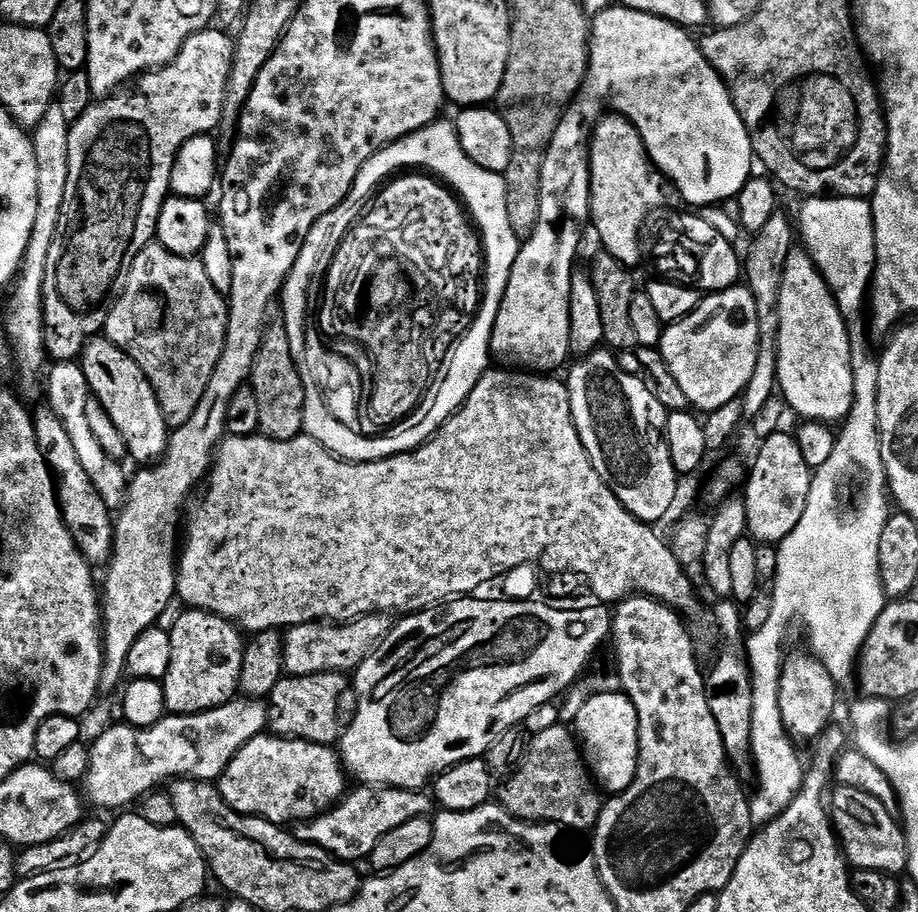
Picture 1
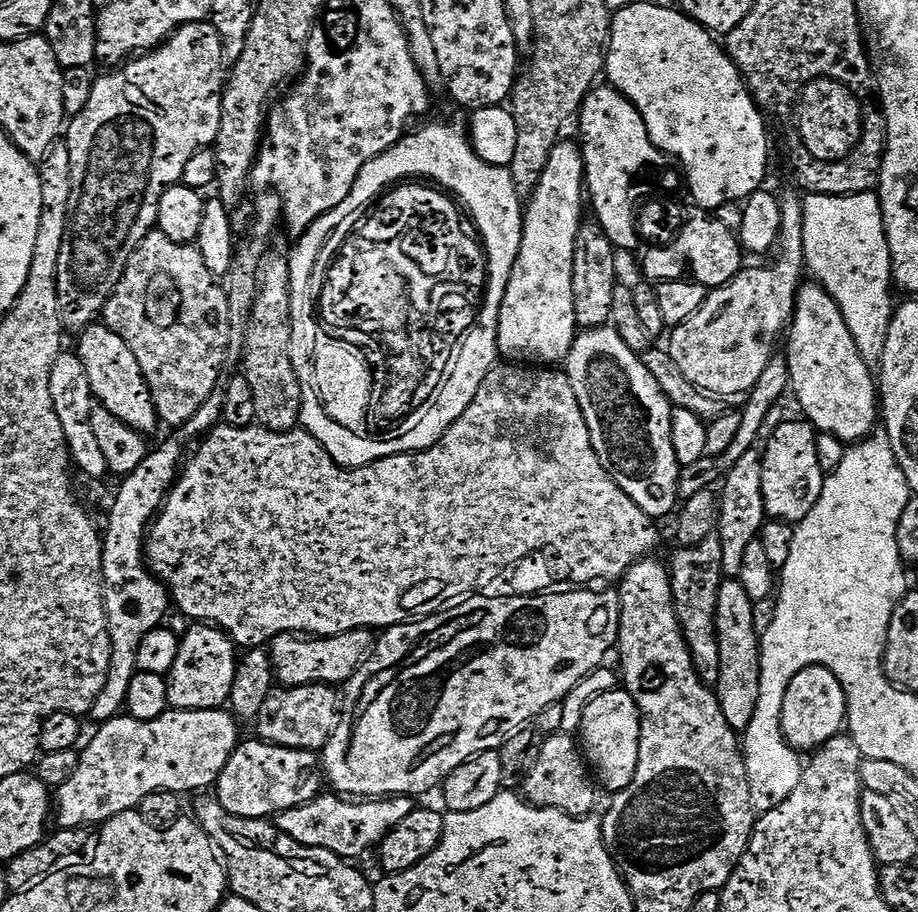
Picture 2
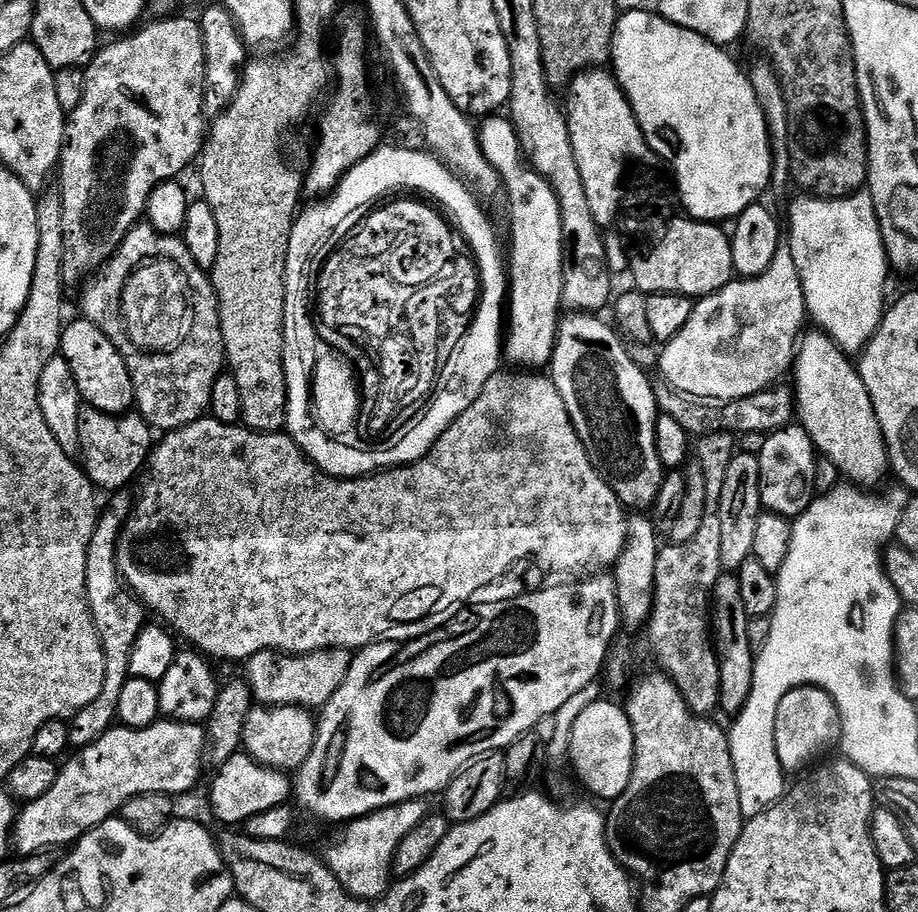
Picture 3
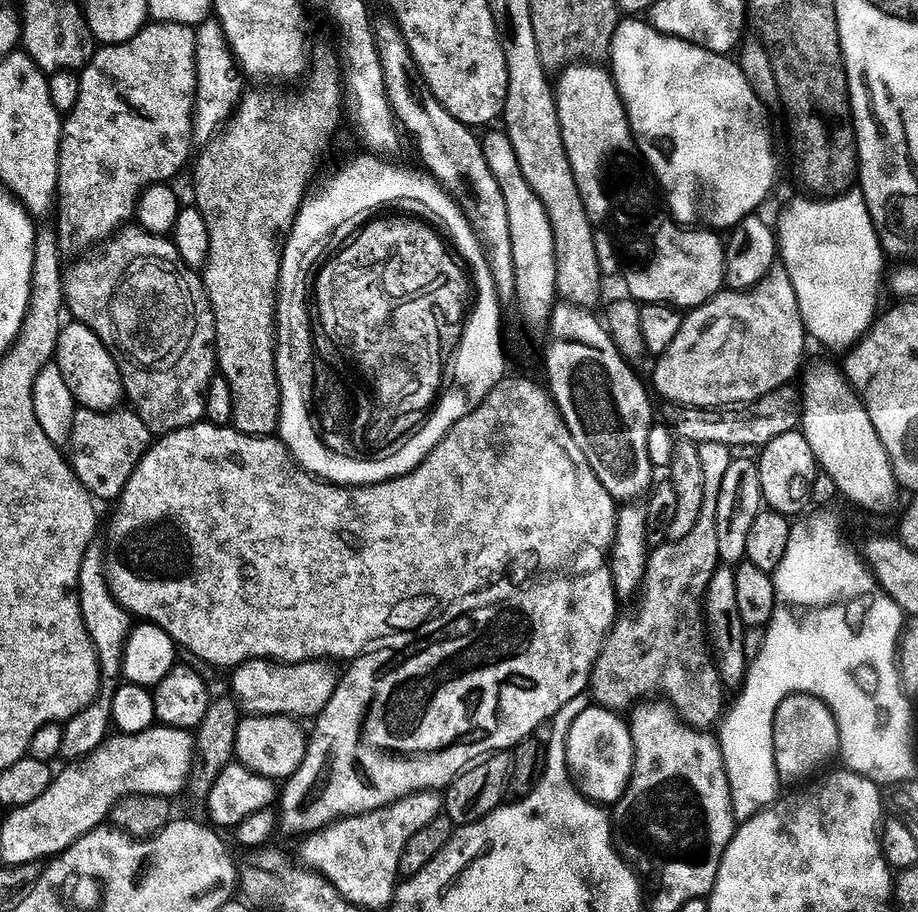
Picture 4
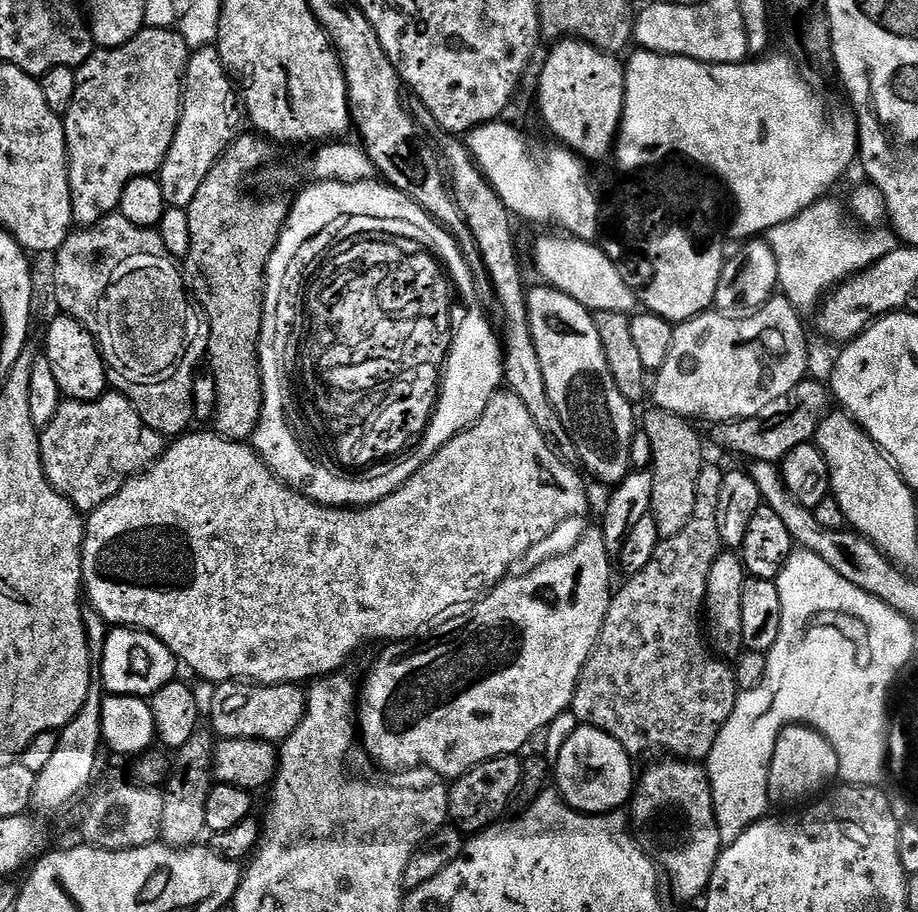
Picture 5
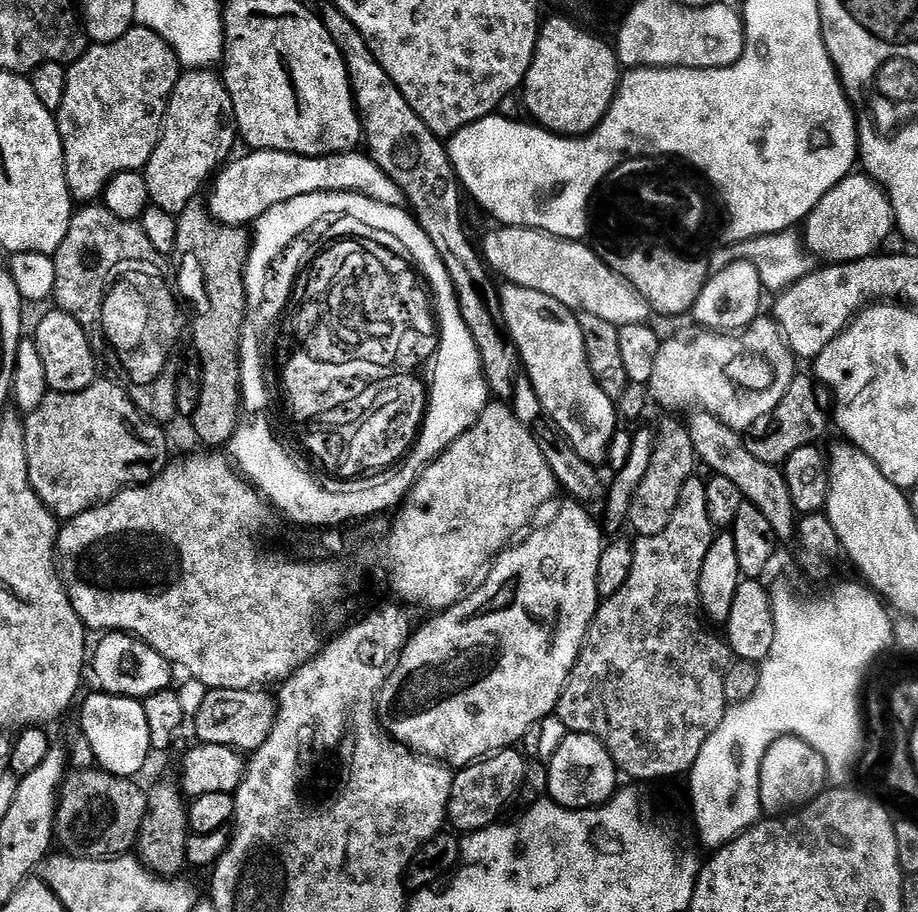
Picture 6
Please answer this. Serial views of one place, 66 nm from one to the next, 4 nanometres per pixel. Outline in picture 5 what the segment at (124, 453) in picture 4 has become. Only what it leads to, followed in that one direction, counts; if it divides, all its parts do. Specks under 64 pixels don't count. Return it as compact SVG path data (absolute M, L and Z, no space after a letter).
M115 390L105 392L97 400L65 399L53 420L42 428L40 437L40 453L49 482L67 496L81 513L95 511L107 499L118 494L127 480L139 476L156 461L153 456L144 456L144 427L146 422L140 417L140 411L128 401L127 396L121 396Z

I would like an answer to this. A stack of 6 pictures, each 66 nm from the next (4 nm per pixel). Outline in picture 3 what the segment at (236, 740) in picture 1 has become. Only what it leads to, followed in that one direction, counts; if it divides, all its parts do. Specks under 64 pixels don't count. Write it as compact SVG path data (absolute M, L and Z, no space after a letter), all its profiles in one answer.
M167 718L157 719L156 723L146 726L145 728L125 728L123 726L113 726L107 732L103 732L94 743L89 744L87 748L77 751L76 757L69 762L68 765L63 765L60 768L58 778L54 782L54 786L50 786L50 790L46 790L46 794L42 794L42 798L37 800L27 801L23 808L19 811L16 818L16 827L14 829L14 848L19 855L35 856L37 854L47 853L47 848L60 848L63 844L67 846L75 845L76 841L80 839L84 833L97 828L102 822L113 819L123 809L124 803L127 800L132 800L135 796L142 794L150 794L151 792L166 792L169 794L177 794L176 792L188 792L196 784L196 779L200 776L200 771L204 768L204 756L206 760L206 753L210 748L210 740L206 735L205 729L196 722L185 722L182 720L169 720Z

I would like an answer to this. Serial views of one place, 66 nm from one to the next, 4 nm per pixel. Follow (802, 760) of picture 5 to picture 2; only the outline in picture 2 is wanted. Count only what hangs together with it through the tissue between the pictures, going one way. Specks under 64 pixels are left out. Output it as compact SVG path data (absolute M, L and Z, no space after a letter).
M816 667L813 670L799 672L788 684L787 692L783 696L783 708L780 711L780 728L784 740L795 751L813 751L843 731L847 719L844 691L837 684L832 684L826 689L825 684L830 681L831 673Z

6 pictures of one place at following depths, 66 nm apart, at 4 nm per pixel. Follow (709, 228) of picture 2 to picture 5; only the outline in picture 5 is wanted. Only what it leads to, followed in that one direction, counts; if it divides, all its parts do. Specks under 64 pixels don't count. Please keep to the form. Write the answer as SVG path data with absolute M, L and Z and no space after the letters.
M670 232L654 240L652 256L656 276L652 286L646 290L646 301L641 304L649 313L662 317L668 323L677 324L709 311L715 305L721 274L726 267L726 260L716 250L698 254L684 234Z

